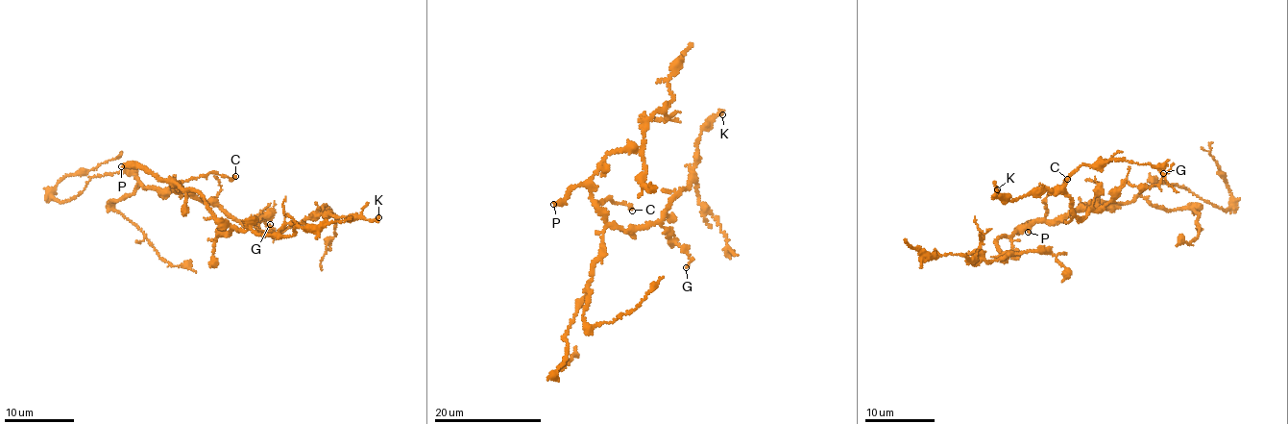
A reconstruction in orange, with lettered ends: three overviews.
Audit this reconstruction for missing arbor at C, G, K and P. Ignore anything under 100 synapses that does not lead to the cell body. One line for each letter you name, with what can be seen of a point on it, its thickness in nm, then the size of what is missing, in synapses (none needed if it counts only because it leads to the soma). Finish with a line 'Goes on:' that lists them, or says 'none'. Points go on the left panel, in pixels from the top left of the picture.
P: at (121, 166); 340 nm thick; about 300 synapses
Goes on: P

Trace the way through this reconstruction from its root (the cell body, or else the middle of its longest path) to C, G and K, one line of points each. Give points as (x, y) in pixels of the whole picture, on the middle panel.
C: (604, 221), (595, 202), (611, 199), (613, 203), (629, 204), (632, 211)
G: (604, 221), (635, 231), (652, 223), (663, 225), (671, 241), (689, 256), (692, 261), (686, 267)
K: (604, 221), (635, 231), (663, 217), (671, 200), (690, 186), (701, 129), (720, 111), (722, 114)

